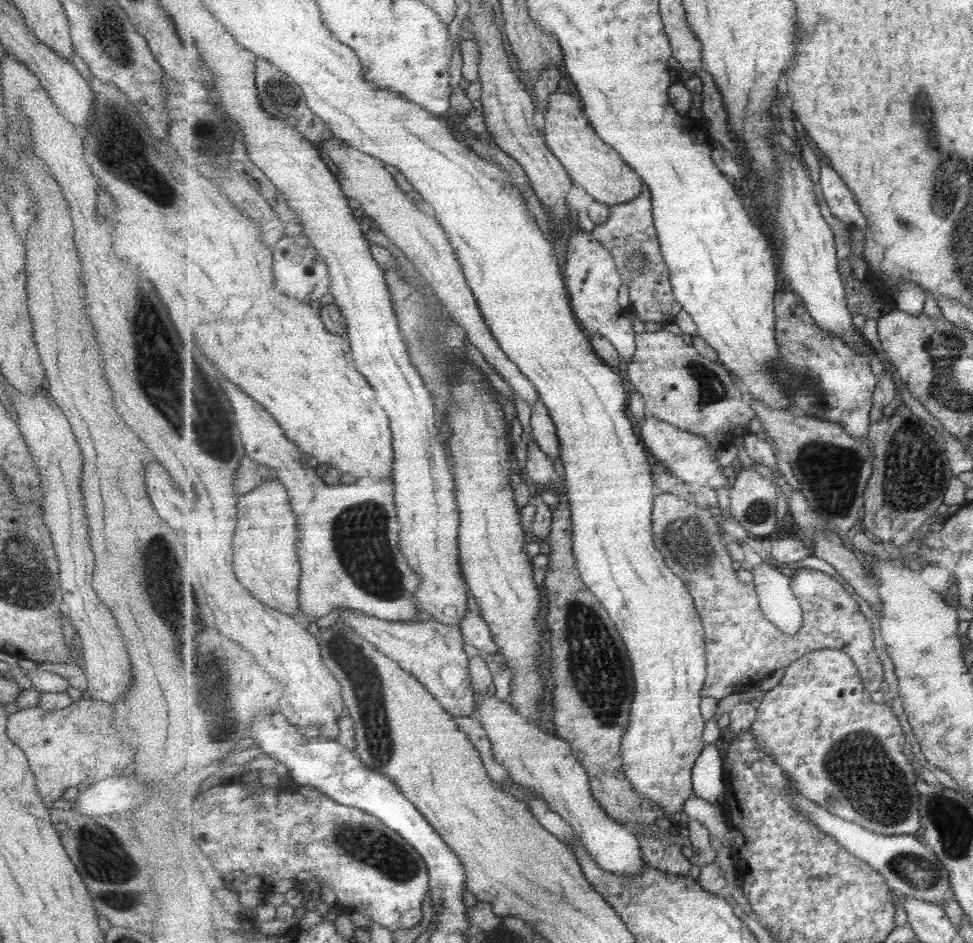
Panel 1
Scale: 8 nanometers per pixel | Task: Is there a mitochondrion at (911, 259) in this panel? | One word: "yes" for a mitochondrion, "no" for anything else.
no

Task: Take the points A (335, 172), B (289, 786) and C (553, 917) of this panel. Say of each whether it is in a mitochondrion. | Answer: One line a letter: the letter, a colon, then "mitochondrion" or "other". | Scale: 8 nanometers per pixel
A: other
B: other
C: other

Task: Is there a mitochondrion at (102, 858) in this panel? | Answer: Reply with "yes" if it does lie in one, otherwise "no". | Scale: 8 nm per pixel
yes

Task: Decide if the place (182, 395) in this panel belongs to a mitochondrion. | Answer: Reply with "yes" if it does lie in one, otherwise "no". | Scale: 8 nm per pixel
yes

